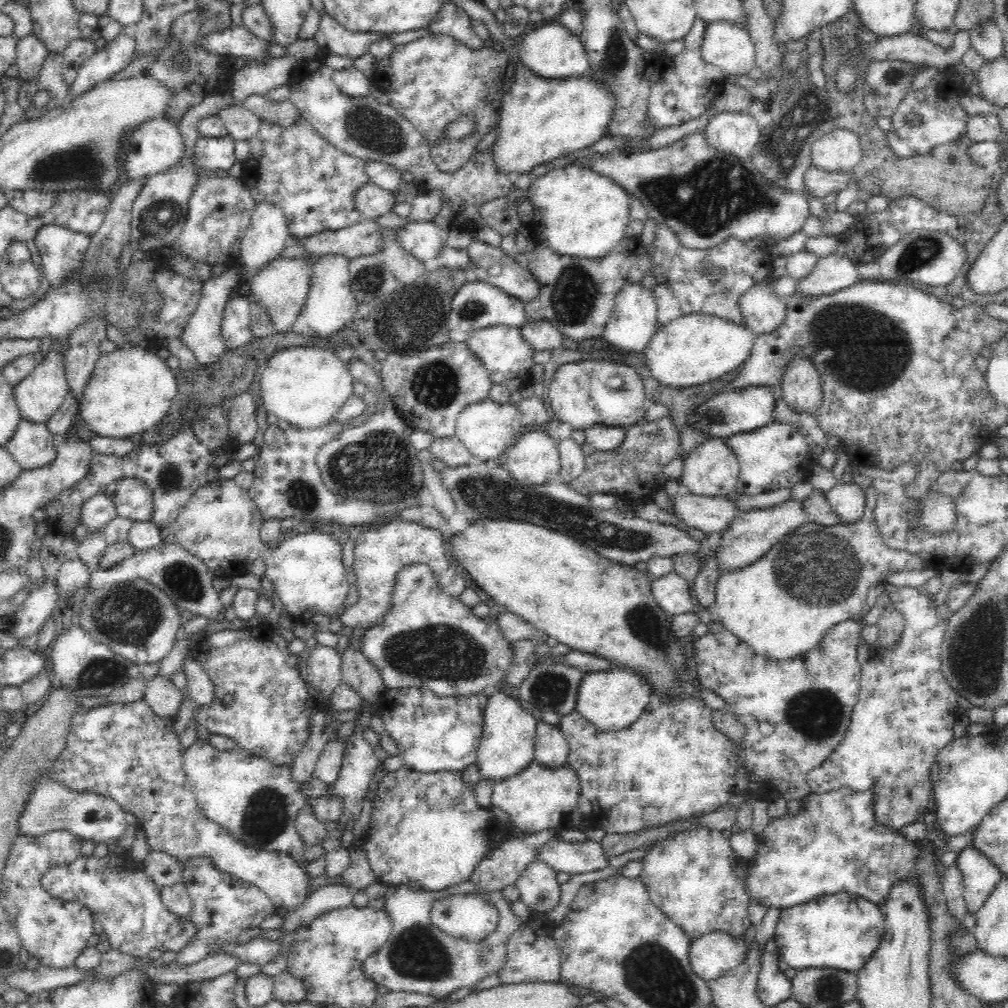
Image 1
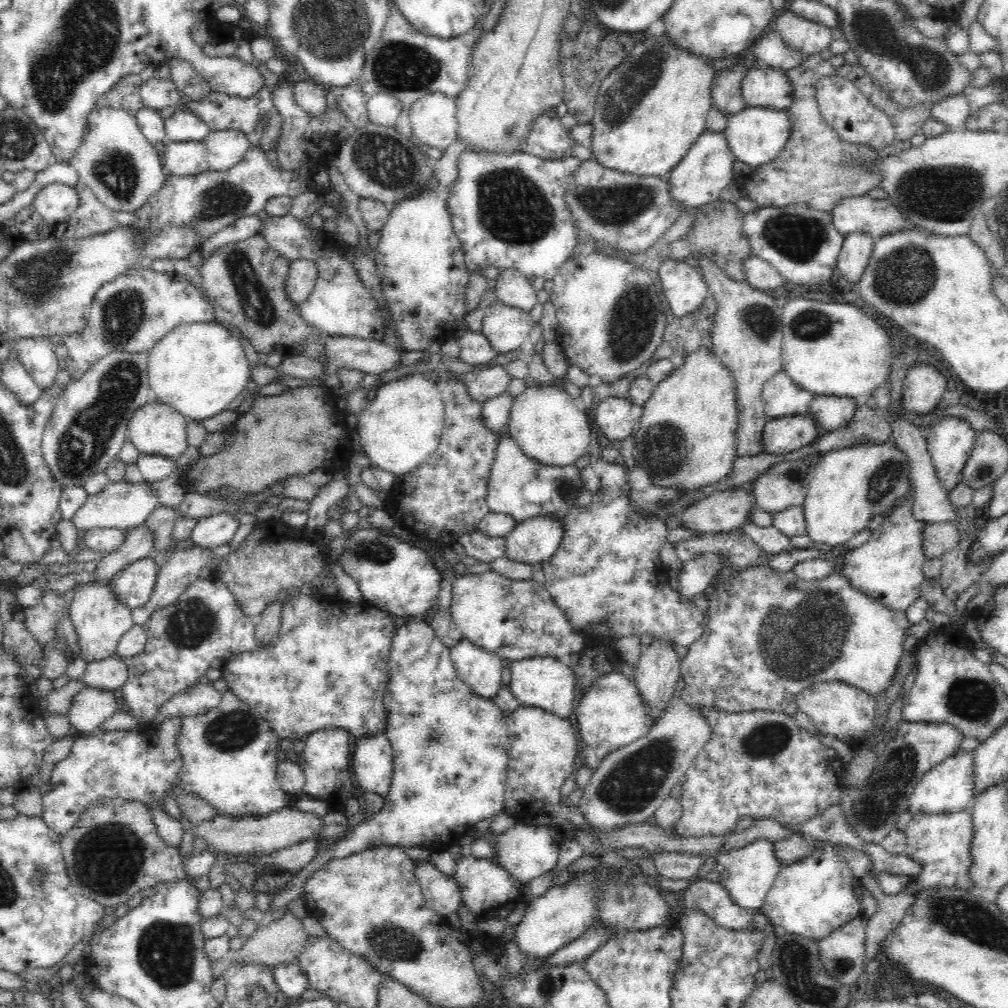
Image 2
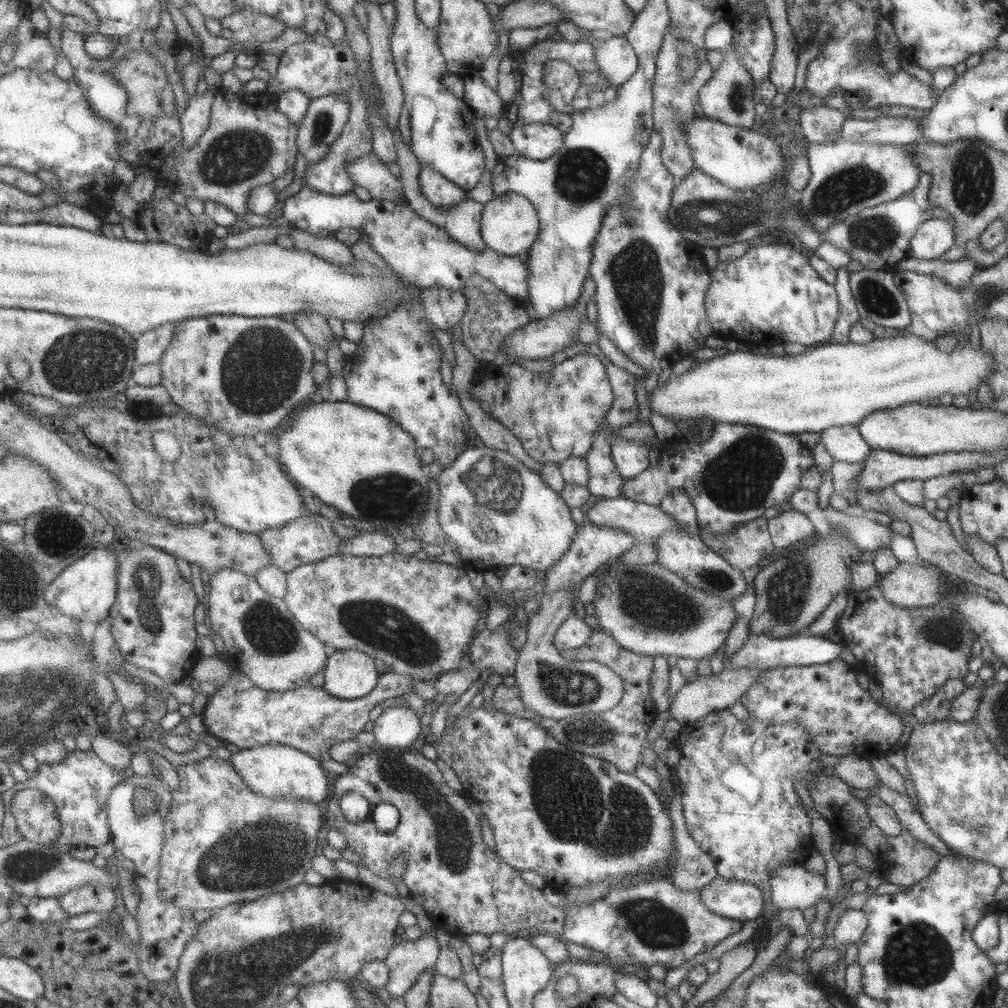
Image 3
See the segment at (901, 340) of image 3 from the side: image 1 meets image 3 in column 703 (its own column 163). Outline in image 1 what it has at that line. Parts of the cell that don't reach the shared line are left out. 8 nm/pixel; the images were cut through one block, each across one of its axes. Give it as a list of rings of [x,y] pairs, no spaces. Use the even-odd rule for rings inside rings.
[[[138,346],[101,353],[80,402],[80,417],[98,435],[126,438],[156,426],[168,413],[177,395],[177,372],[156,355],[155,349]]]

